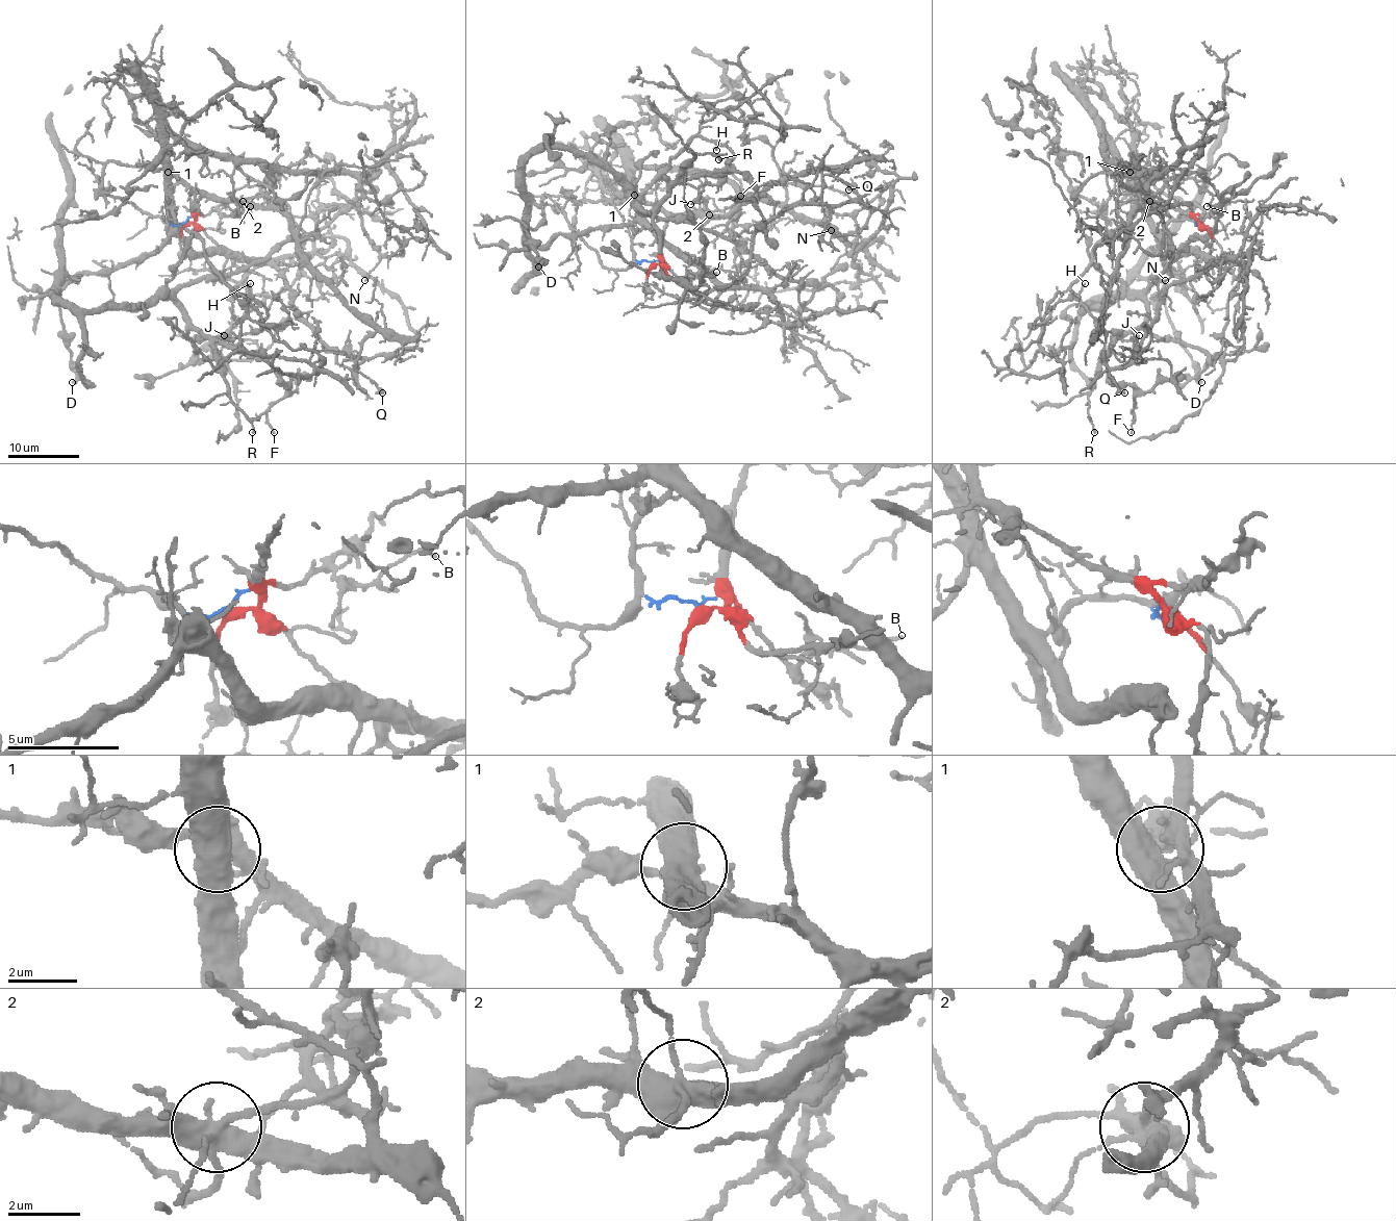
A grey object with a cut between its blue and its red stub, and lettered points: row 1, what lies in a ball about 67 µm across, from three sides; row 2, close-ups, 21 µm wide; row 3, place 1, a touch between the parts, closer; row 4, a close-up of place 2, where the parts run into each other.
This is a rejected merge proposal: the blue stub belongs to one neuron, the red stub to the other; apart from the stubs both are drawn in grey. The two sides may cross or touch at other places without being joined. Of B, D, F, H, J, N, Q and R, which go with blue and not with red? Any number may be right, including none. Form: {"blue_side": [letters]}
{"blue_side": ["D", "F", "H", "J", "N", "R"]}

